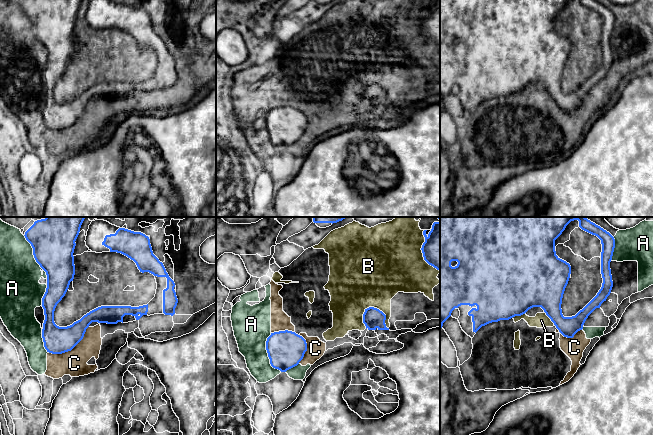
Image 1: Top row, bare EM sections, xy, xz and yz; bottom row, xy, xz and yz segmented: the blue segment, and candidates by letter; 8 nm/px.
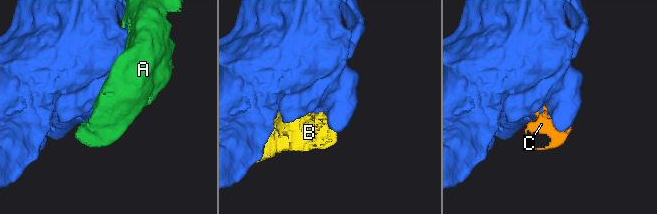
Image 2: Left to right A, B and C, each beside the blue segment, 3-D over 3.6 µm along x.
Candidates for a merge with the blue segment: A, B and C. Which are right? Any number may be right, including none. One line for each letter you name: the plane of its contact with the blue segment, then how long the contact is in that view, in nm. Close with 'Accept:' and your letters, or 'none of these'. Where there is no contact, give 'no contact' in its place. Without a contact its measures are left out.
Accept: none of these

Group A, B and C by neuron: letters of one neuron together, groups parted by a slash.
A B C

